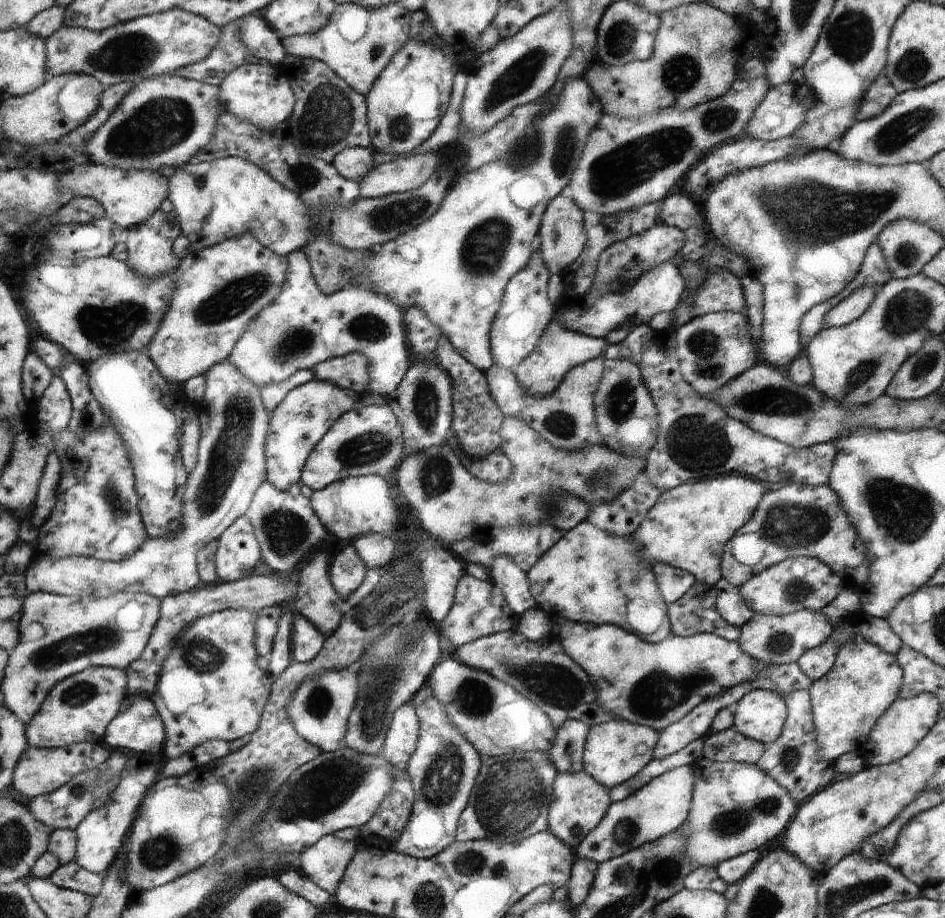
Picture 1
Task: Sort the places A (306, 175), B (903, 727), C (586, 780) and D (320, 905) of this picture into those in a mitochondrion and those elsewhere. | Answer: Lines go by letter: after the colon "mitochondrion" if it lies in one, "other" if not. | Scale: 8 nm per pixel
A: mitochondrion
B: other
C: other
D: other

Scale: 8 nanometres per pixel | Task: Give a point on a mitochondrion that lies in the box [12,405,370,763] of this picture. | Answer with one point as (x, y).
(102, 639)

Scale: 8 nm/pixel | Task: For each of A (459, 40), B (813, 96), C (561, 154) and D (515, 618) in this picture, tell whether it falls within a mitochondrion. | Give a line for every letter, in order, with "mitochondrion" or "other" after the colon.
A: other
B: other
C: mitochondrion
D: other

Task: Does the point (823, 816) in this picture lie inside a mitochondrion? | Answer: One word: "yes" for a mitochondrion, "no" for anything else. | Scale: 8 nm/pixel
no

